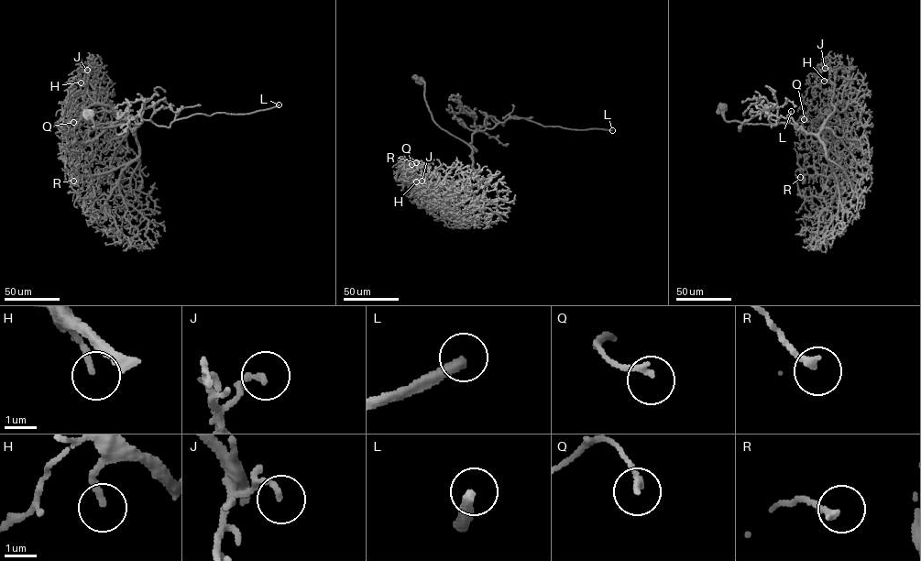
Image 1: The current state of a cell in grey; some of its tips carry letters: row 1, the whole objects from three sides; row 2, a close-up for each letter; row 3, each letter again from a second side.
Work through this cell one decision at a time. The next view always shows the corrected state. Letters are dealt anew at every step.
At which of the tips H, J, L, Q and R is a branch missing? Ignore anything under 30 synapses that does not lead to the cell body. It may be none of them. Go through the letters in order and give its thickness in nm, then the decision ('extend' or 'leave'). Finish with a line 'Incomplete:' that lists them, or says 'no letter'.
H: 190 nm | extend
J: 130 nm | leave
L: 320 nm | extend
Q: 170 nm | leave
R: 220 nm | leave
Incomplete: H, L

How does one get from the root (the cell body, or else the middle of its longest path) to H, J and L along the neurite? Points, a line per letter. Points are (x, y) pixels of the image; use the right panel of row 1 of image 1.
H: (721, 107), (727, 121), (791, 123), (816, 134), (834, 110), (834, 84), (824, 81)
J: (721, 107), (727, 121), (791, 123), (816, 134), (834, 110), (834, 84), (825, 68)
L: (721, 107), (727, 121), (796, 125), (777, 118), (772, 127), (770, 116), (786, 118), (791, 111)

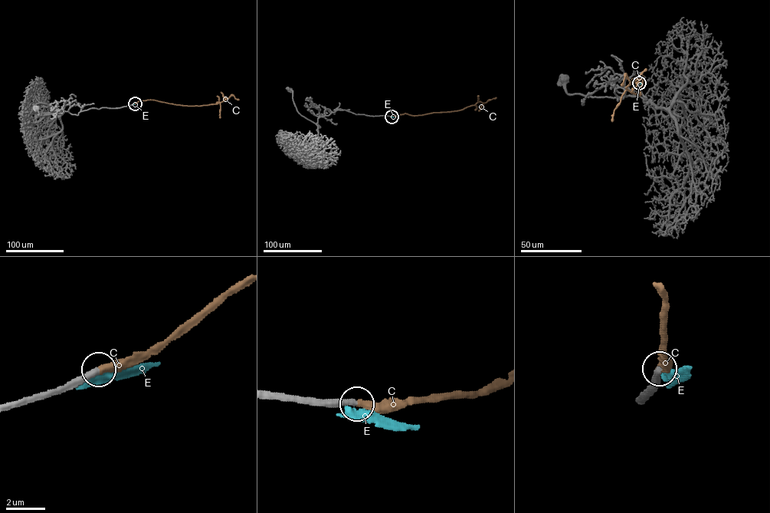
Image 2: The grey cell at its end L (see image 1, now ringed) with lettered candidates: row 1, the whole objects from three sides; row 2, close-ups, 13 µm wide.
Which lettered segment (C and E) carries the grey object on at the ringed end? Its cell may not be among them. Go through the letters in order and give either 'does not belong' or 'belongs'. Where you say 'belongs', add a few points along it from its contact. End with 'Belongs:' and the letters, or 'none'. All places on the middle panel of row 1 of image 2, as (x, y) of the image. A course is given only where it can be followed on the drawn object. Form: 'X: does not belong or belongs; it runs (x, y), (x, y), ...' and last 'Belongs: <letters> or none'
C: belongs; it runs (391, 116), (457, 110), (496, 97)
E: does not belong
Belongs: C

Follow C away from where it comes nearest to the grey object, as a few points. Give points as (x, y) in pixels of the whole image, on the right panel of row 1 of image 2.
C: (639, 83), (640, 79), (636, 76), (643, 80), (640, 95), (626, 87), (630, 80), (625, 74), (621, 85)

